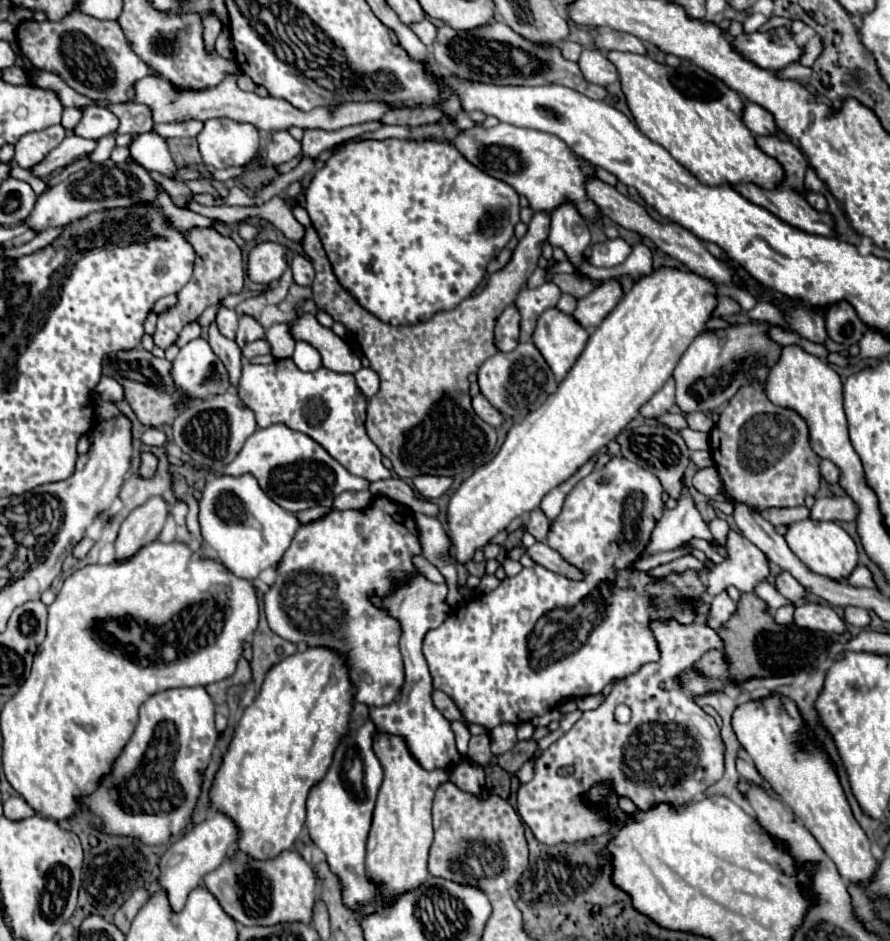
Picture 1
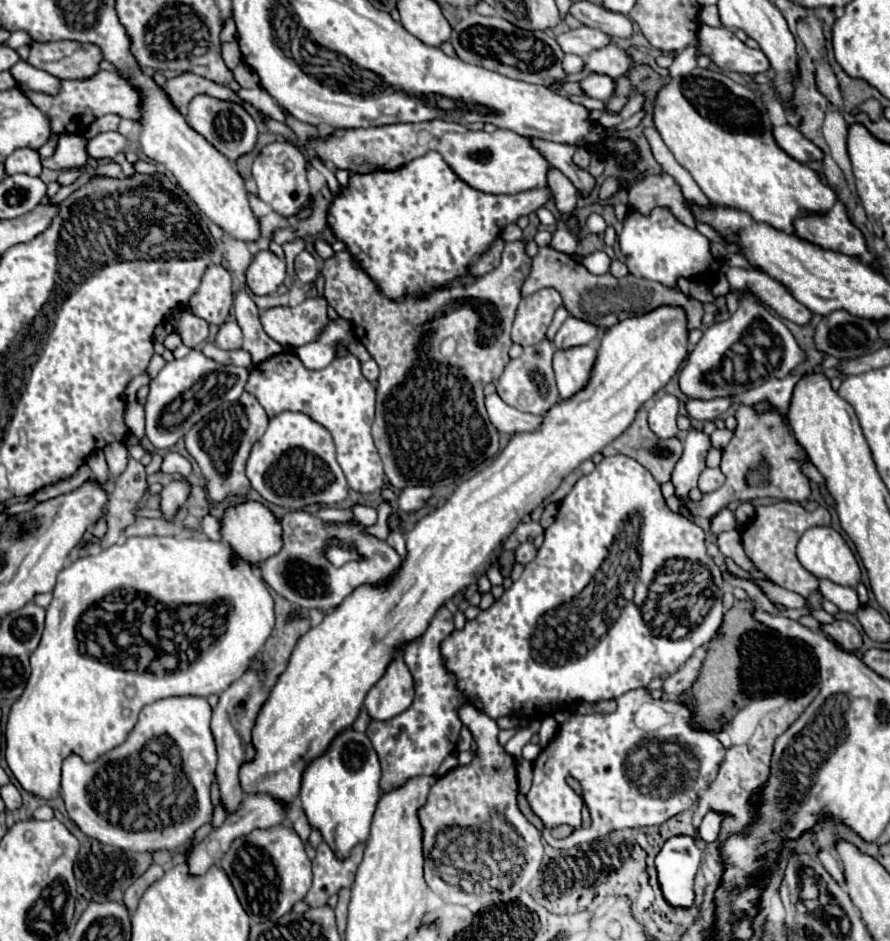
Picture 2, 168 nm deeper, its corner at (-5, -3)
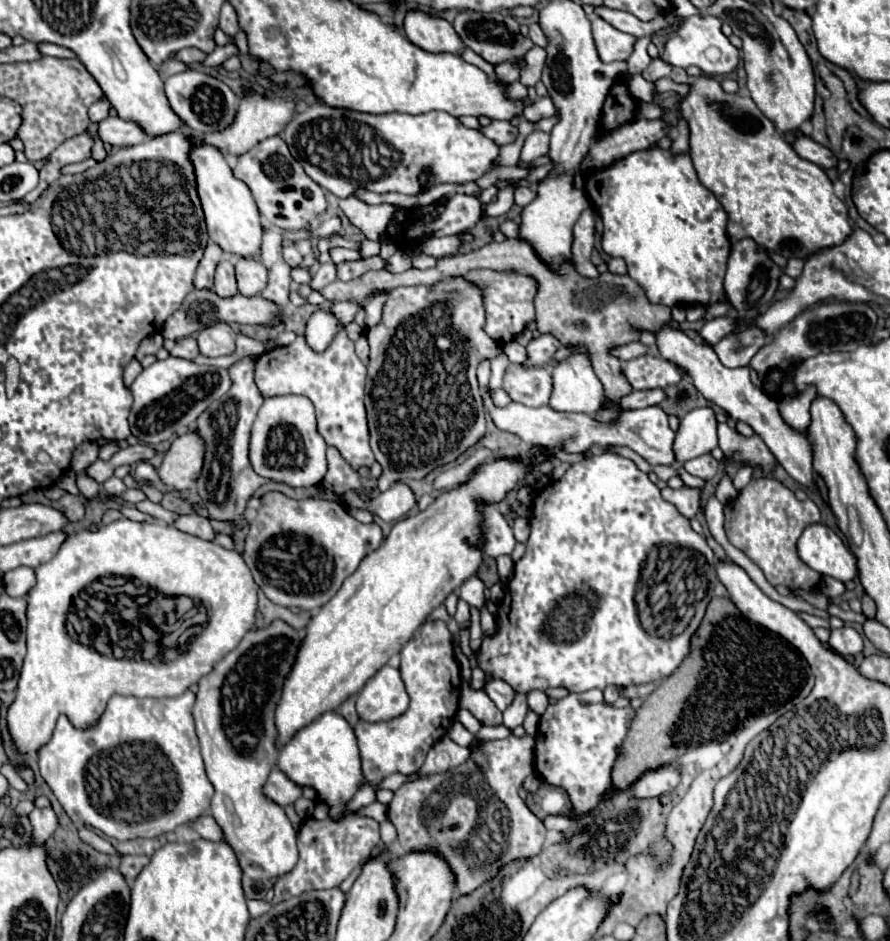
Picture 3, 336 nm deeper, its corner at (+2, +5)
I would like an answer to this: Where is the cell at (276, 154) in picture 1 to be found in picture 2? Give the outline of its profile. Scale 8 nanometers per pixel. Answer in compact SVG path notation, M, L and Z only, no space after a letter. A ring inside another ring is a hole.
M288 141L268 143L256 157L256 161L252 165L252 175L254 175L256 187L258 187L258 197L284 217L292 217L302 205L306 205L310 201L312 191L310 191L308 179L306 179L306 157L296 145L292 145Z

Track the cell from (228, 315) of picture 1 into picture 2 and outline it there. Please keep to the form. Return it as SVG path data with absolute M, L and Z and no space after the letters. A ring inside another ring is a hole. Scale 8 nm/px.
M226 321L218 335L216 335L216 345L222 349L240 349L242 347L242 331L236 321Z

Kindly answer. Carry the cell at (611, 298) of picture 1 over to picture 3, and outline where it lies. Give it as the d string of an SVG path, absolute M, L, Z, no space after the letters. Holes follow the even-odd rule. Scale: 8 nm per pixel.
M541 335L527 345L527 359L521 365L523 367L545 367L555 355L557 347L559 347L559 341L555 341L555 337Z

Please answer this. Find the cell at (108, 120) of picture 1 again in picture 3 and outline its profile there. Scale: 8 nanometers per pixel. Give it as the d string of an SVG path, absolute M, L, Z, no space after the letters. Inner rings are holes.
M101 97L99 101L95 101L95 103L89 107L89 119L91 119L91 123L103 121L103 119L107 117L107 113L109 113L109 107L111 107L111 103L109 103L105 97Z

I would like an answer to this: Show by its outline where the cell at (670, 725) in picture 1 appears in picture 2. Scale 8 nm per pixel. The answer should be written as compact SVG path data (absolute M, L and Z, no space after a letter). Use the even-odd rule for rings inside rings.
M642 687L642 689L634 689L630 693L624 693L622 697L618 697L618 709L616 713L612 715L572 715L572 719L564 725L560 725L558 729L558 735L554 741L550 741L550 745L536 757L534 761L534 779L532 779L532 787L526 795L532 811L540 817L544 829L542 829L542 837L548 845L556 847L556 849L572 849L580 843L586 843L586 841L596 841L596 839L602 839L606 837L610 831L618 831L618 829L638 829L638 827L652 827L652 825L664 825L668 819L676 817L678 813L690 809L696 801L700 801L700 791L708 789L712 785L712 781L716 779L718 771L720 771L720 765L724 763L724 757L726 757L726 749L724 745L718 741L718 737L712 733L712 731L706 731L706 729L696 729L694 723L692 723L692 711L684 709L684 705L680 707L680 701L674 703L674 699L654 699L652 693ZM566 777L574 777L580 781L582 785L582 795L578 795L568 783L566 783ZM582 807L588 807L590 815L592 815L592 825L590 829L582 829ZM558 825L570 825L570 827L576 827L576 833L570 835L568 839L554 839L552 837L552 829L558 827Z

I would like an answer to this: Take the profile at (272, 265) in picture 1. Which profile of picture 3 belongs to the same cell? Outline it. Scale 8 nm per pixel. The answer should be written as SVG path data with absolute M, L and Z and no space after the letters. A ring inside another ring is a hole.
M239 259L235 263L235 277L237 277L237 289L245 297L261 295L261 291L267 285L267 269L259 261L247 261Z

